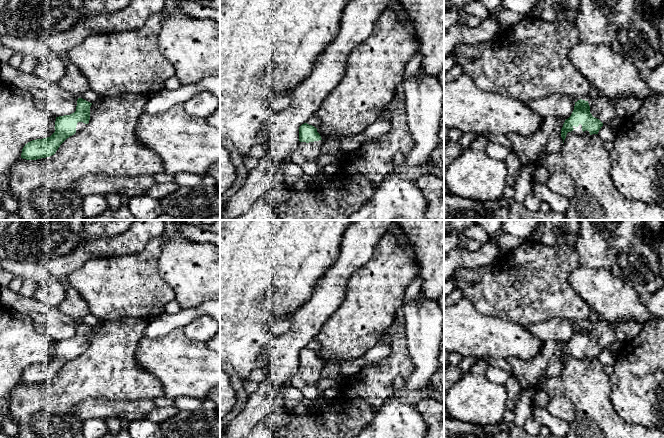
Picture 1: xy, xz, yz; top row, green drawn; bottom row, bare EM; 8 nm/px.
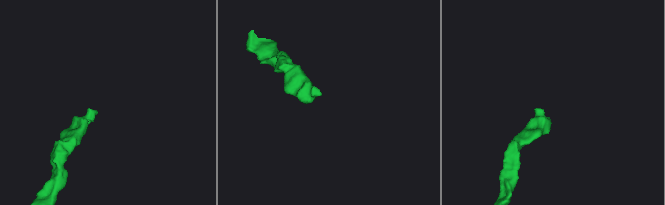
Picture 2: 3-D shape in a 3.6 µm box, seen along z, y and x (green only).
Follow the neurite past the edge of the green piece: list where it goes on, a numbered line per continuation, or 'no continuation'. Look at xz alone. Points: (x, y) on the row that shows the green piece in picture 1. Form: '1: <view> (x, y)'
1: xz (306, 155)

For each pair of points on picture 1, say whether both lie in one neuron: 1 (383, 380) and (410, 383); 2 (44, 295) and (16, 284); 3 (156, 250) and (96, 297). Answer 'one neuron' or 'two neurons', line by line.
1: two neurons
2: two neurons
3: one neuron

